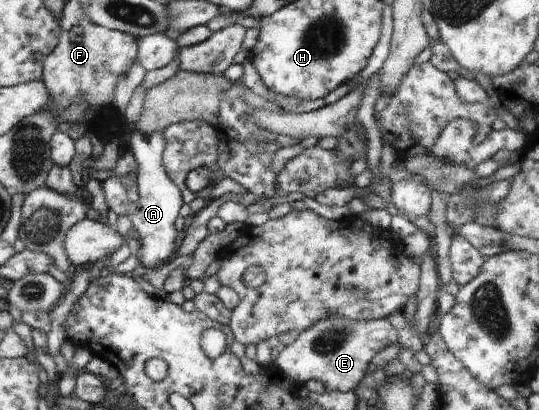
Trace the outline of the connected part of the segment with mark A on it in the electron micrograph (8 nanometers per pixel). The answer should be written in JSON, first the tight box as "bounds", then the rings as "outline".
{"bounds":[127,132,183,269],"outline":[[[138,132],[129,135],[129,148],[138,162],[138,175],[136,181],[139,189],[139,199],[130,202],[127,216],[131,219],[134,235],[140,240],[137,257],[142,266],[148,269],[157,269],[165,262],[178,257],[177,246],[181,234],[176,231],[174,221],[178,219],[178,212],[183,204],[180,189],[168,177],[162,163],[164,140],[161,132],[145,138]]]}

